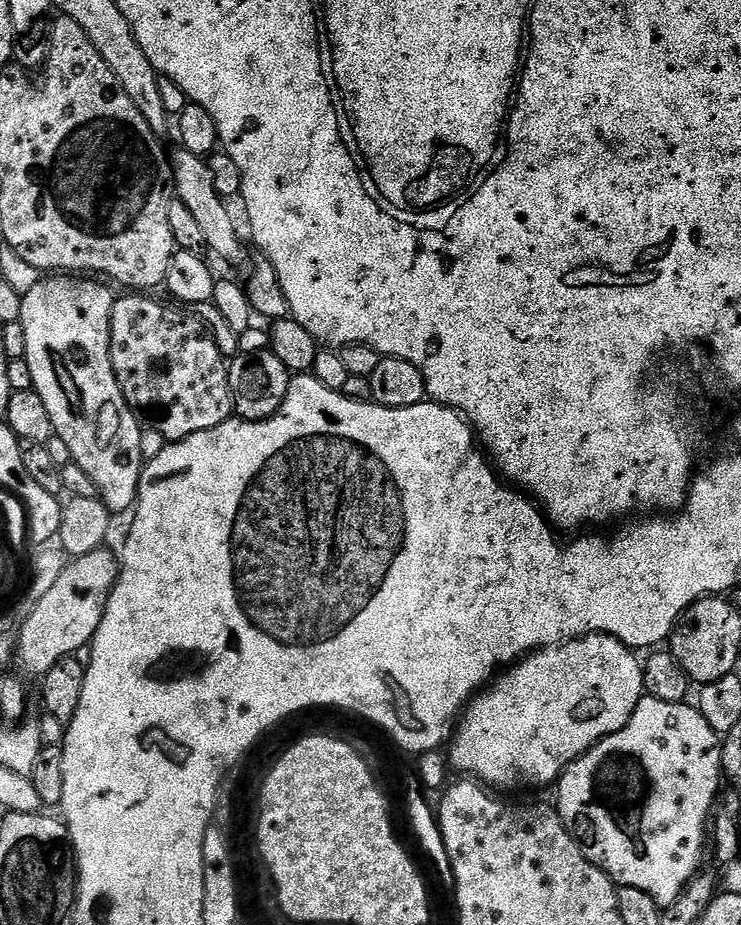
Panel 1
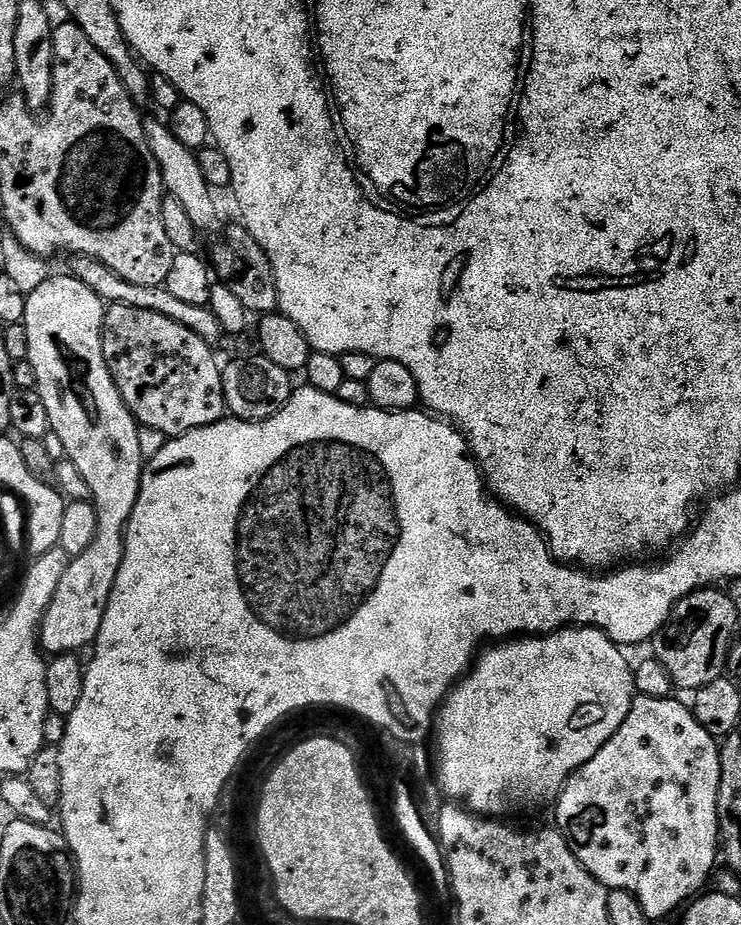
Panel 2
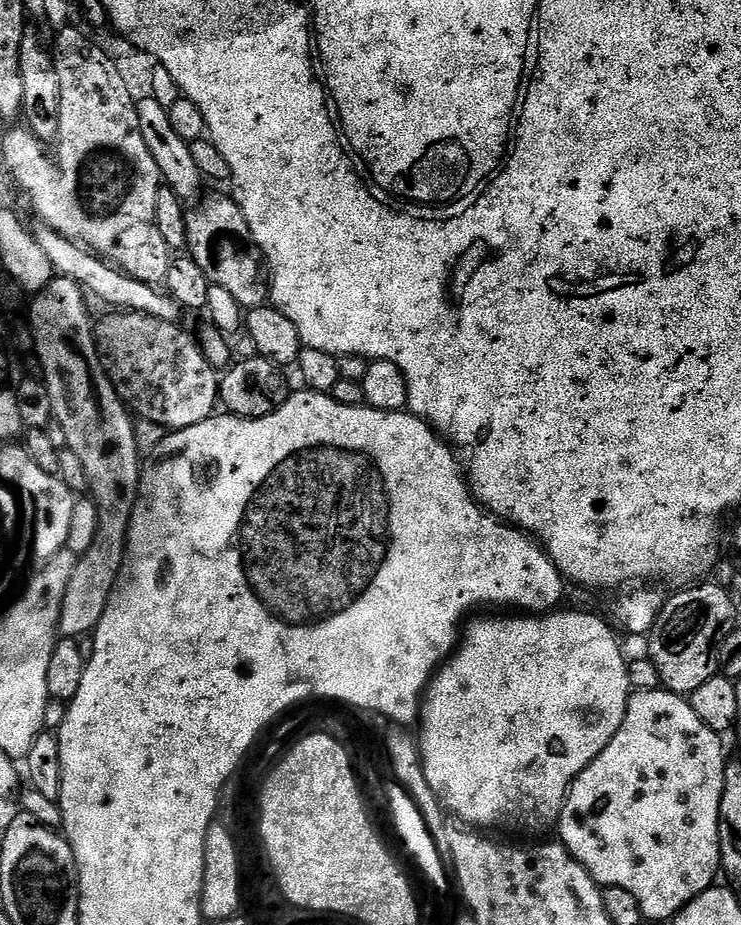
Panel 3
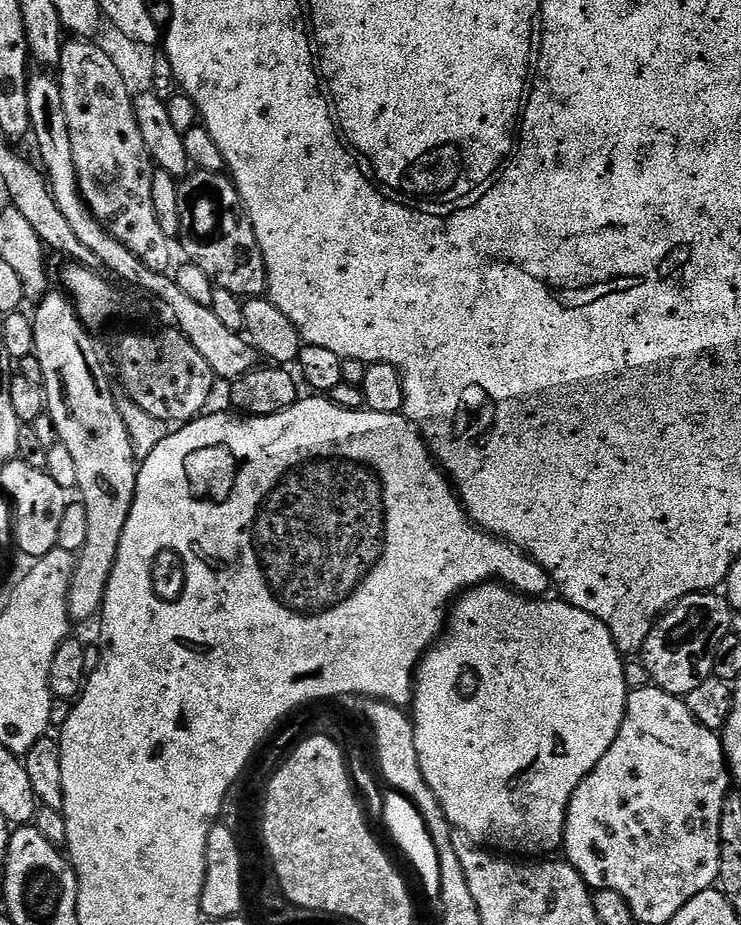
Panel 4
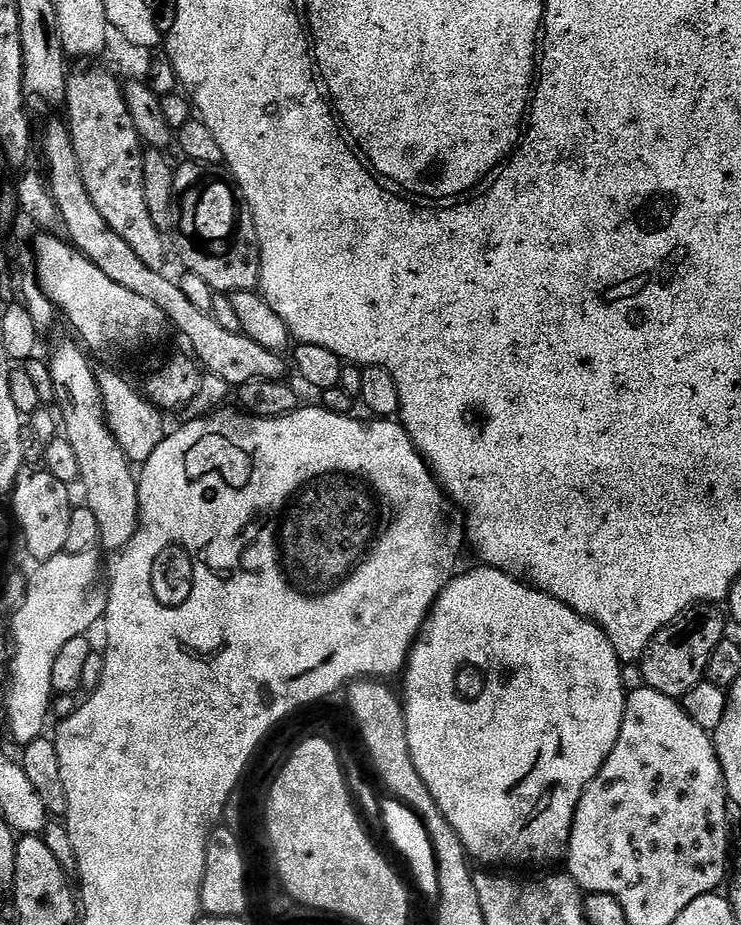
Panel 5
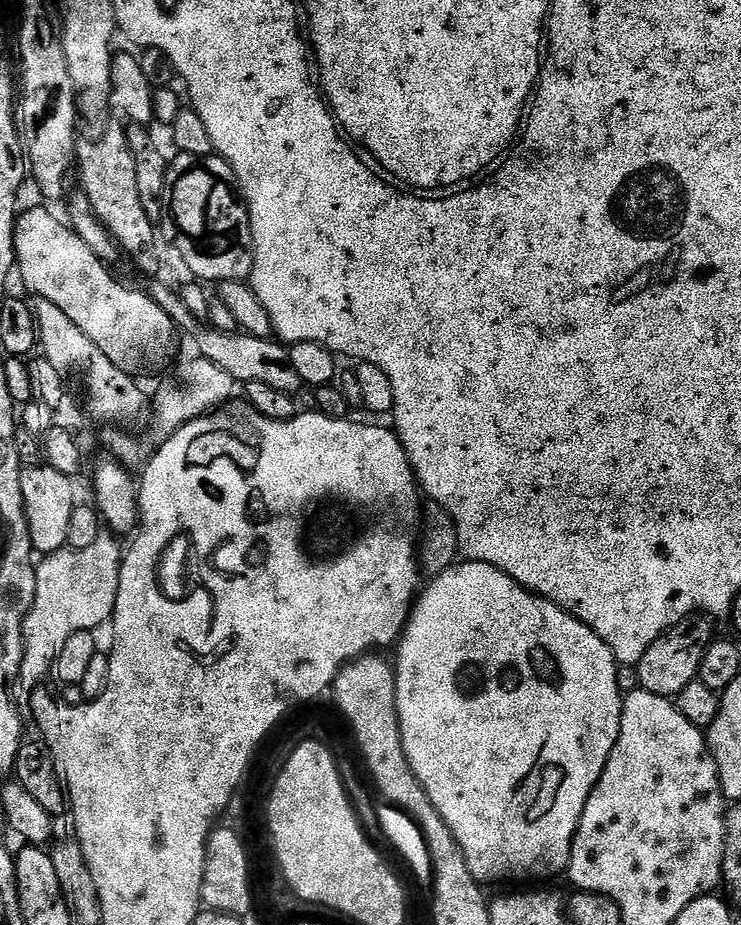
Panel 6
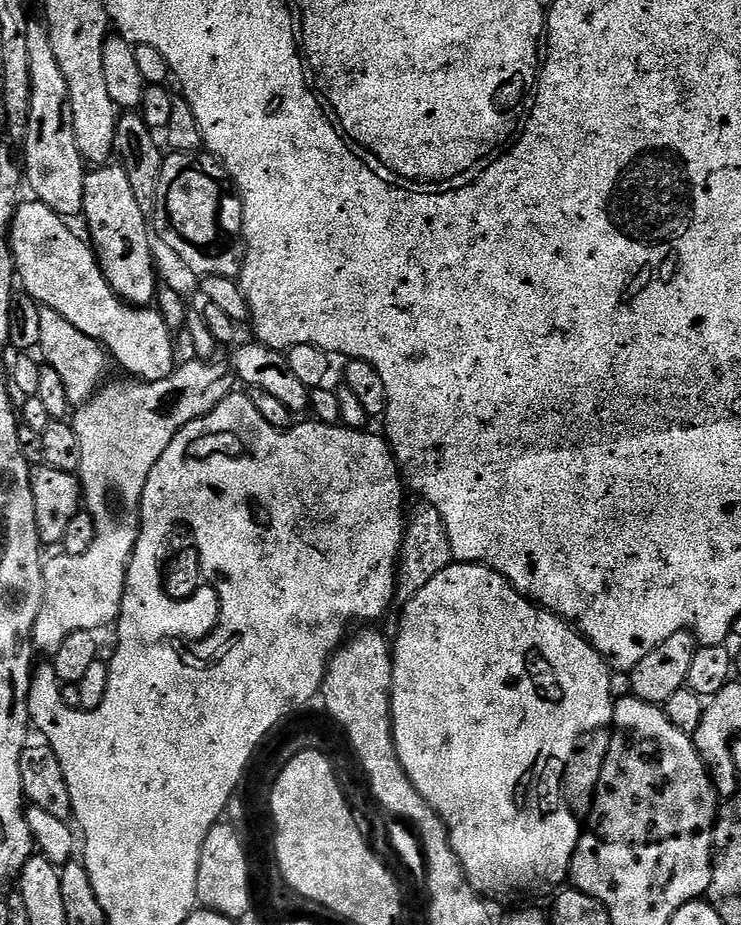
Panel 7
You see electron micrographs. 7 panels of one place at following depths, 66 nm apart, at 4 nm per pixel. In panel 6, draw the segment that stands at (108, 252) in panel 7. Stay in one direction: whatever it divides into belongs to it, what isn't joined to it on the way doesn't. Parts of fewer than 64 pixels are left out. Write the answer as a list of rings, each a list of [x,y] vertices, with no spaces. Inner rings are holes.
[[[123,127],[108,128],[97,140],[92,140],[89,144],[81,143],[76,149],[76,160],[78,161],[78,176],[80,172],[80,180],[84,183],[82,191],[85,196],[90,198],[90,206],[95,210],[97,218],[108,228],[108,232],[116,239],[123,255],[129,256],[136,263],[138,271],[154,271],[158,228],[154,221],[146,218],[146,210],[142,210],[142,198],[138,198],[138,174],[134,166],[134,158],[130,154],[127,131]]]

